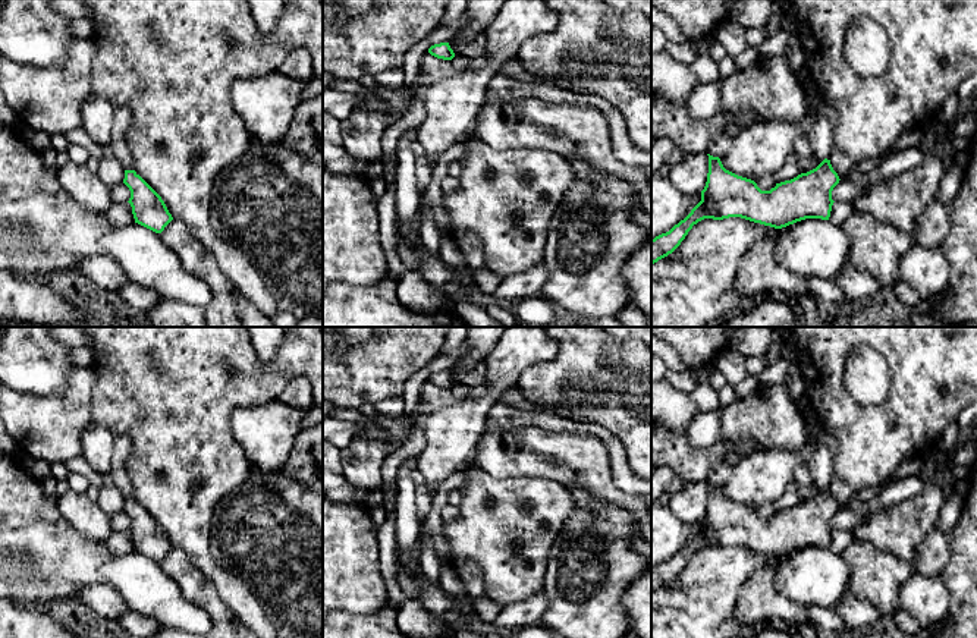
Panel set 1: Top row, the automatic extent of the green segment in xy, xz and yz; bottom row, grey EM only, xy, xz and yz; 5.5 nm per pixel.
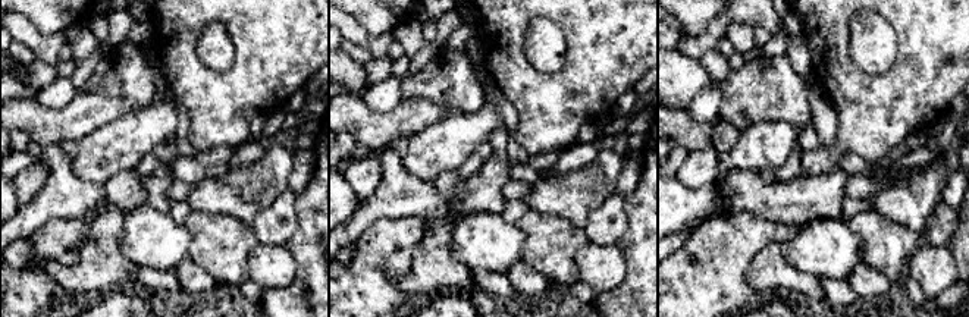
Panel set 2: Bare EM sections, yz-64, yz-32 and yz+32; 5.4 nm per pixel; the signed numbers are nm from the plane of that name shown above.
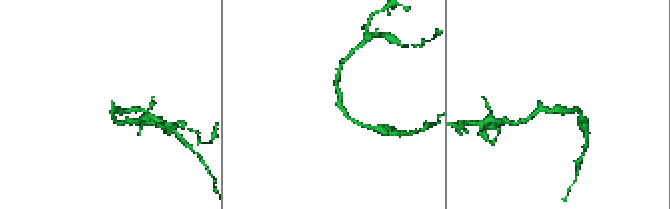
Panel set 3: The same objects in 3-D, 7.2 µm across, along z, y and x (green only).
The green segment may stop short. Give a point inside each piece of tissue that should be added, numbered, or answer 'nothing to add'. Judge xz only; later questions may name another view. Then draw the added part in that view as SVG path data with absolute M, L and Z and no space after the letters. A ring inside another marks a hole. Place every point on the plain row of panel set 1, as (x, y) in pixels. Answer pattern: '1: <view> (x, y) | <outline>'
nothing to add

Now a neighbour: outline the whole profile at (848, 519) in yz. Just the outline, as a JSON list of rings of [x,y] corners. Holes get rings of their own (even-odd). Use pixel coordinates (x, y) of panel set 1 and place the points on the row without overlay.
[[[839,509],[839,512],[832,519],[832,528],[852,531],[863,524],[864,516],[866,515],[860,515],[851,509]]]

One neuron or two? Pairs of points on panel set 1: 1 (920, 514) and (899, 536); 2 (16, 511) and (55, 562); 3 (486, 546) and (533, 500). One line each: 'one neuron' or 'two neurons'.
1: one neuron
2: one neuron
3: one neuron

